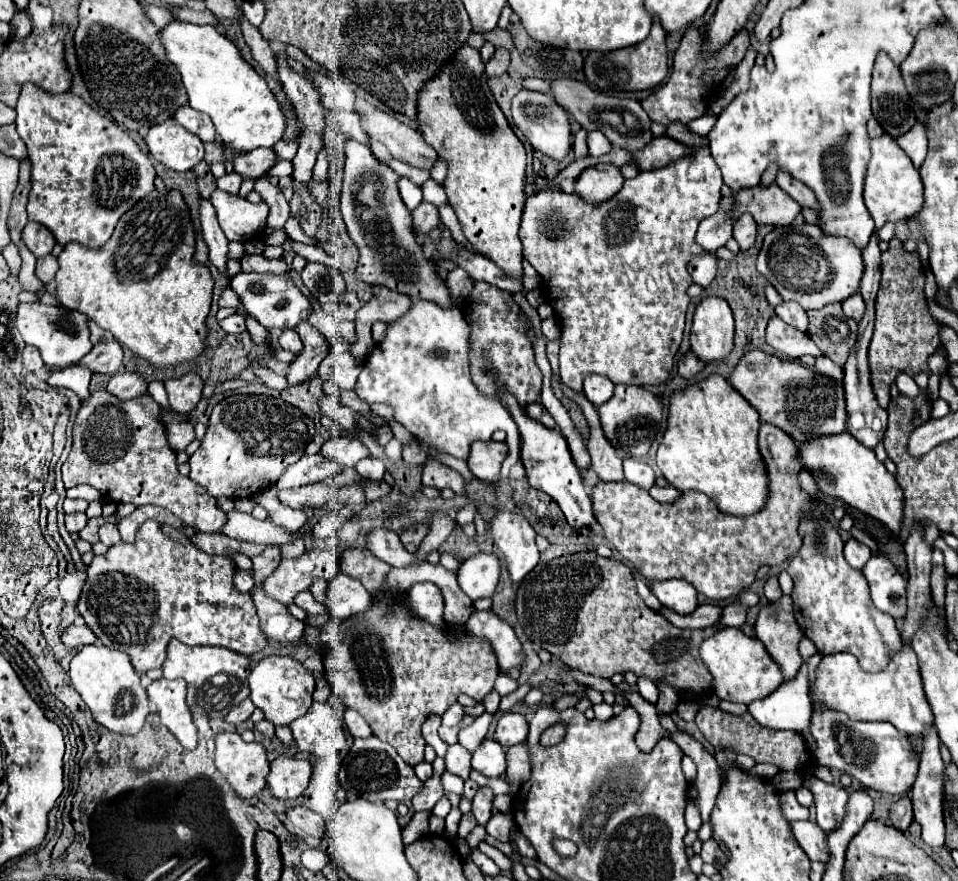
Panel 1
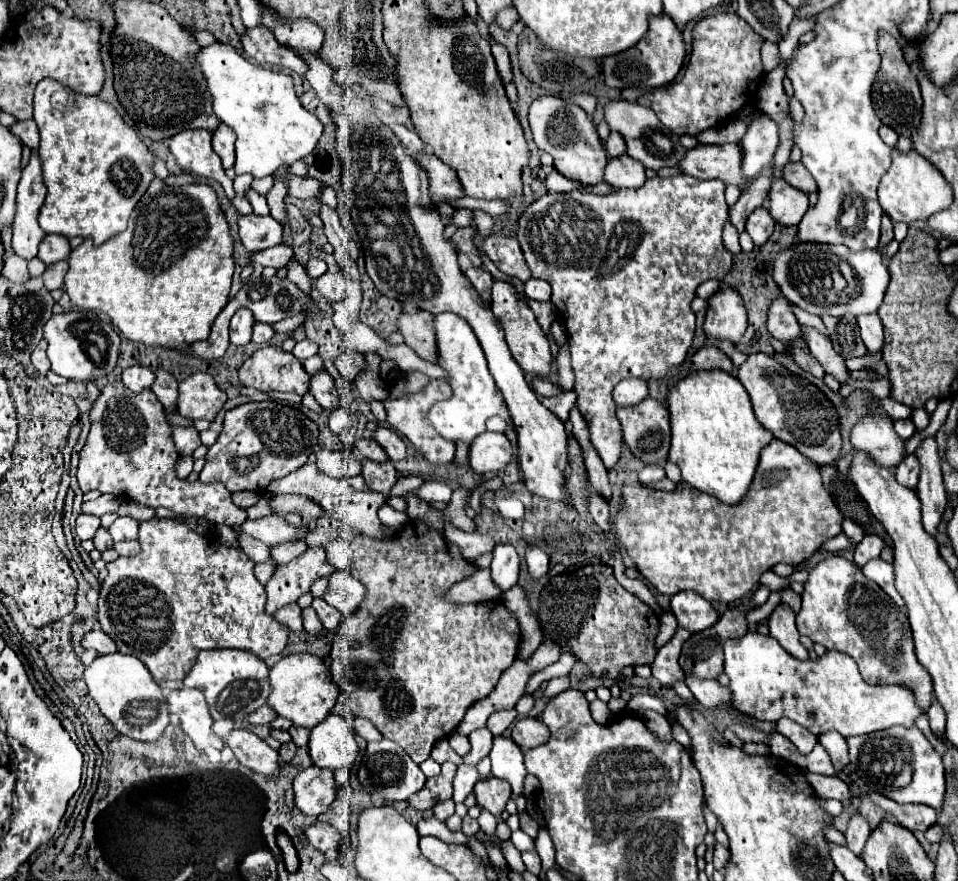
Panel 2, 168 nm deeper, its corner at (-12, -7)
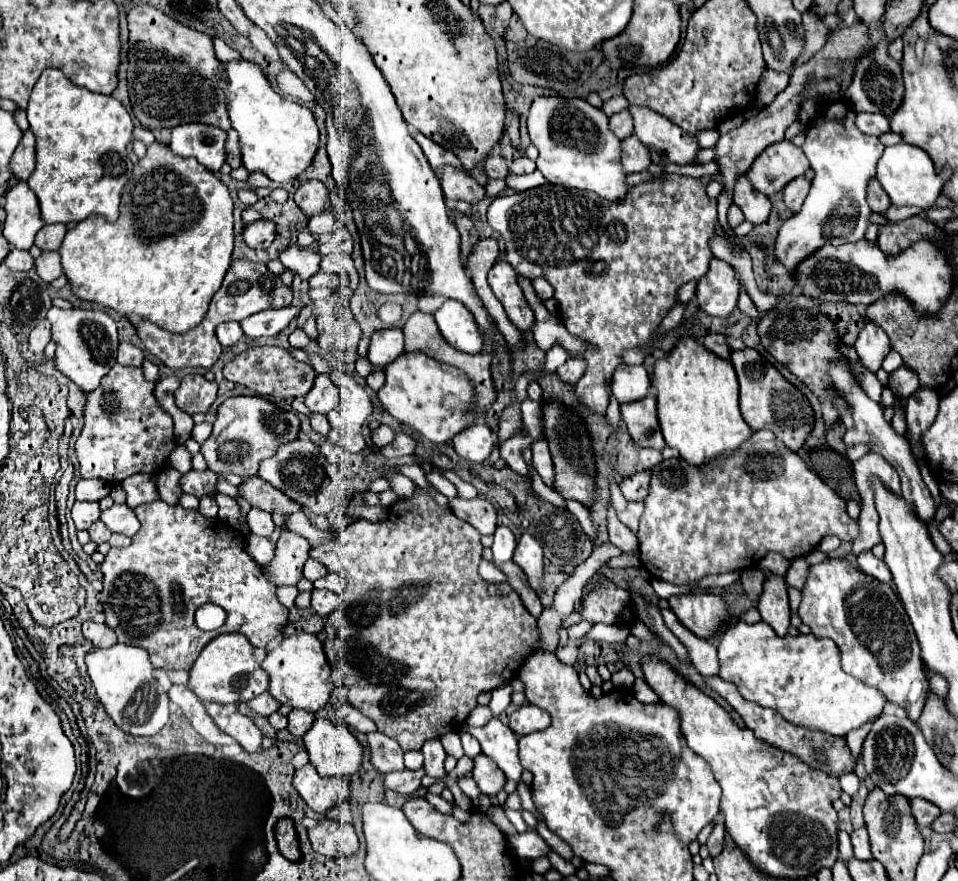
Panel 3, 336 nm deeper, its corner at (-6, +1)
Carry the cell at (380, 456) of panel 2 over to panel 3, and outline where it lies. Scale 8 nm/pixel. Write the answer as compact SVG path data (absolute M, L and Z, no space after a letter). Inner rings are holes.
M379 426L377 430L371 430L371 442L375 448L383 448L383 446L391 444L393 436L395 436L395 432L389 426Z

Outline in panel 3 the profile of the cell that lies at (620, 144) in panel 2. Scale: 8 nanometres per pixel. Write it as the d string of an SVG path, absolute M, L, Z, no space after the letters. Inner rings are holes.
M623 110L623 112L619 112L619 114L613 114L613 116L609 118L609 130L611 130L617 138L621 138L621 140L625 140L627 136L631 136L631 116L627 114L627 110Z

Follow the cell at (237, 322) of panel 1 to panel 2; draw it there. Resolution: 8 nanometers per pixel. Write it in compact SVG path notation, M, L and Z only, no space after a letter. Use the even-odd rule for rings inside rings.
M255 324L253 326L253 340L255 344L267 344L273 338L275 330L269 324Z

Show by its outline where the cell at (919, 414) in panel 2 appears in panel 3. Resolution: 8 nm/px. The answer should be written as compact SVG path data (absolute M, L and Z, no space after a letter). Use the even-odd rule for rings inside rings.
M901 366L901 368L897 368L895 372L889 374L887 388L891 388L891 392L895 392L895 396L903 404L919 388L919 378L915 378L915 374L911 374L907 370L907 366Z

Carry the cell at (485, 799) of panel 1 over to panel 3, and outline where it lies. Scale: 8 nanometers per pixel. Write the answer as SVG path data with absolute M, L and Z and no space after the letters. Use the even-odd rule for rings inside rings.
M479 754L479 758L475 758L475 768L473 768L473 780L477 782L481 794L485 796L497 796L507 778L505 774L495 766L495 762L491 762L491 758L487 758L485 754Z

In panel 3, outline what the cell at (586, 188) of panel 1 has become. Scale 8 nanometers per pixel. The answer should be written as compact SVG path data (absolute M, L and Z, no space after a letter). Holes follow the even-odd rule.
M629 136L621 142L621 164L627 174L643 172L651 164L651 158L647 154L647 148L639 142L639 138Z

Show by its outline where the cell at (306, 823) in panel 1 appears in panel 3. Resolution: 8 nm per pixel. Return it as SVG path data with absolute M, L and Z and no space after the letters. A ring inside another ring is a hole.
M323 818L315 828L309 828L309 840L313 848L329 858L337 856L349 856L355 854L359 848L357 834L351 824L337 822L333 818Z

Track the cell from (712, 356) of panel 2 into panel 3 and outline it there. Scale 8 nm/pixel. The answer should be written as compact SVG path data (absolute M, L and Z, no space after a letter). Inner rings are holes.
M707 334L705 338L703 338L703 346L707 348L707 350L711 350L713 354L717 354L719 358L725 358L725 360L729 360L729 348L727 348L727 344L725 344L725 336L723 334Z

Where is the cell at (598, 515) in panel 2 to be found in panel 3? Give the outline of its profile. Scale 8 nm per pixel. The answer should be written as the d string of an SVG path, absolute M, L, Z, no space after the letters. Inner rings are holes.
M659 608L661 616L667 624L667 628L683 642L687 644L687 652L691 654L691 660L695 662L695 668L701 674L719 674L719 660L717 660L717 650L715 644L709 640L701 640L697 638L693 632L689 632L679 620L677 616L669 610L669 608Z

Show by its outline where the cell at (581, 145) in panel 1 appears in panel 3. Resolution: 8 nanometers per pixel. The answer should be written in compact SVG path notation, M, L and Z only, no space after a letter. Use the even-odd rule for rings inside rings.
M615 96L615 98L607 100L607 102L601 106L601 110L603 110L607 116L613 116L613 114L621 112L621 110L623 110L627 104L629 104L629 102L627 102L623 96Z

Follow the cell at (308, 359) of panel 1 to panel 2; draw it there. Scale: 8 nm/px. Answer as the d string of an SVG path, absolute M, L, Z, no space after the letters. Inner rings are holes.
M323 370L311 378L311 394L321 404L323 410L337 410L339 408L339 394L333 384L333 378Z

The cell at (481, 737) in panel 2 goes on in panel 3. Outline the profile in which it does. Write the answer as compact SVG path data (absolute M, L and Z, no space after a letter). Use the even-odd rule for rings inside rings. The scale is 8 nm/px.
M475 706L467 718L469 726L485 726L491 720L489 706Z

